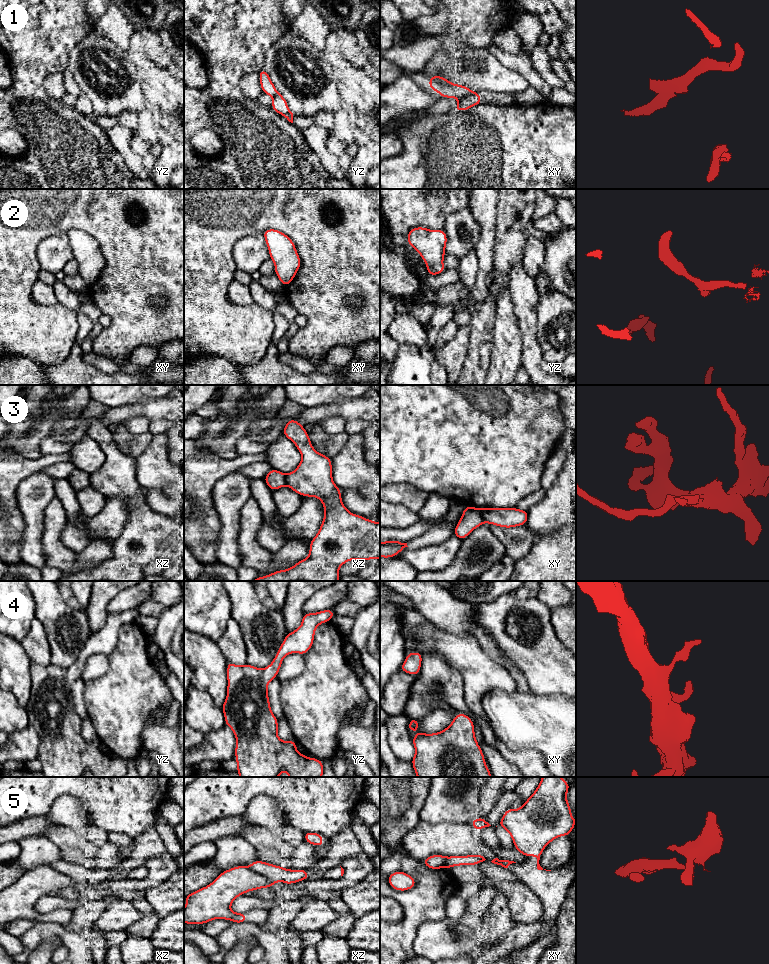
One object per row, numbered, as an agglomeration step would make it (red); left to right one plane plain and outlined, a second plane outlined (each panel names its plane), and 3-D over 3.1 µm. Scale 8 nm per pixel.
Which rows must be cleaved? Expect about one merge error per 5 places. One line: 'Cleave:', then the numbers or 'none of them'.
Cleave: 1, 3, 5

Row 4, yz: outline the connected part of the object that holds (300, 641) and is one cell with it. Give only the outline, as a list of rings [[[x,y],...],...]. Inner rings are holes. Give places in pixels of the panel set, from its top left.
[[[332,609],[304,614],[300,627],[286,634],[272,663],[265,669],[259,669],[249,664],[238,666],[227,661],[227,697],[221,708],[225,717],[225,725],[232,729],[236,737],[235,758],[240,777],[278,777],[283,771],[286,771],[289,777],[322,777],[324,772],[323,761],[300,754],[296,749],[295,740],[282,741],[279,739],[277,734],[278,720],[271,711],[267,687],[269,682],[277,677],[283,658],[291,653],[305,655],[313,645],[317,626],[324,622],[330,622],[334,615]]]

